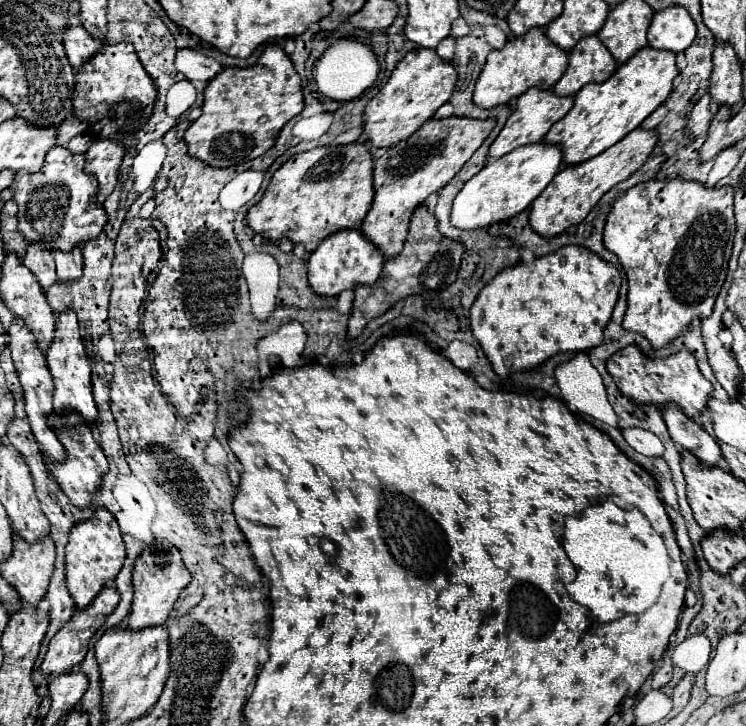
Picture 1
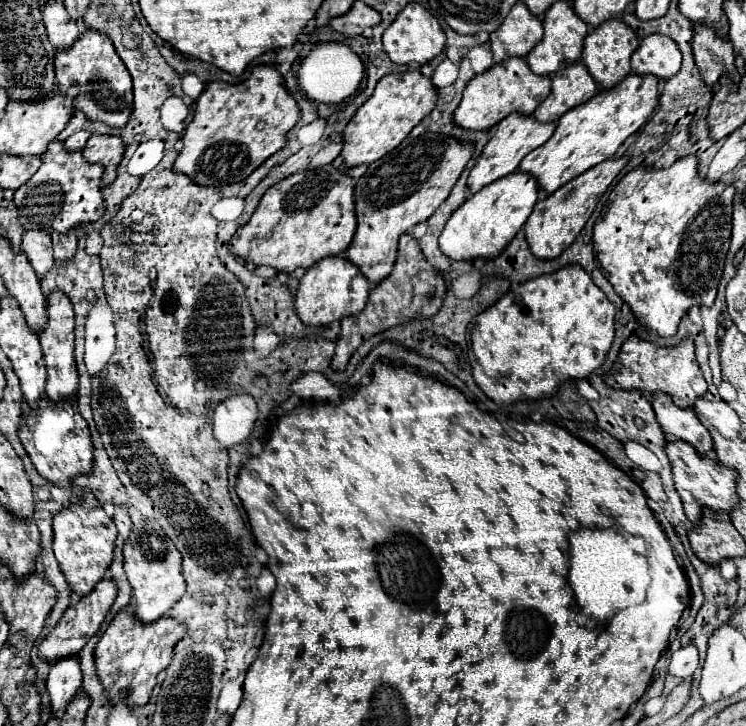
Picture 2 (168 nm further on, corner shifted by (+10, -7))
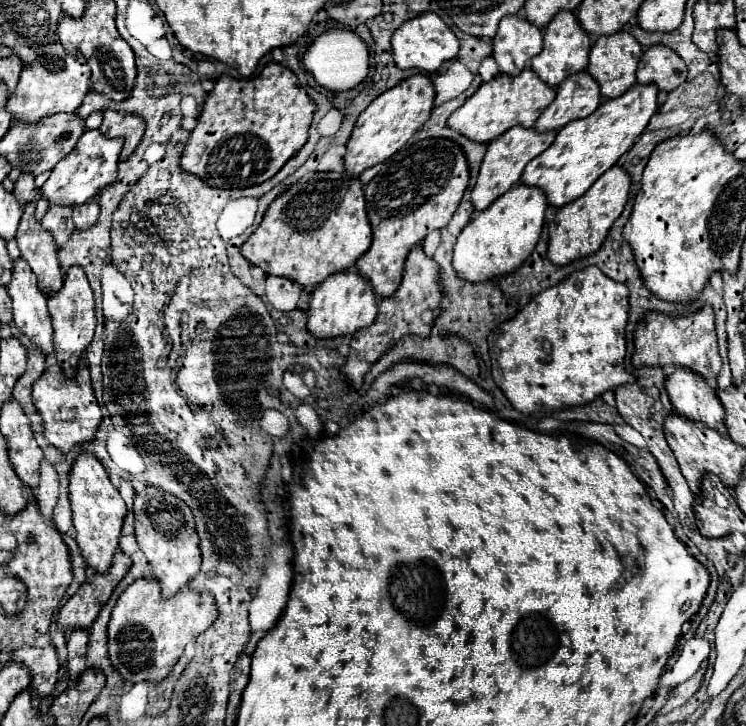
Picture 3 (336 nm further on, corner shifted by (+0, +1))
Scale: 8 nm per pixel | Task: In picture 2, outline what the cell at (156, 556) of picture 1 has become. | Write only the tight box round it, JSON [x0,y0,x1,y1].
[123,521,185,625]

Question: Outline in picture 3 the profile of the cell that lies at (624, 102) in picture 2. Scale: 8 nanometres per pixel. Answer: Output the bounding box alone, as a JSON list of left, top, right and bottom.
[521,85,657,209]

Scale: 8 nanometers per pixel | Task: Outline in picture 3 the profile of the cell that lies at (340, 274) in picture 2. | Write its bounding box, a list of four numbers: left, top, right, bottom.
[307,271,377,339]

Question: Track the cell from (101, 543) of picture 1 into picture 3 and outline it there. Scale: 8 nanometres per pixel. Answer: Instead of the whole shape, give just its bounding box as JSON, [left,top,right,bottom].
[69,451,127,573]

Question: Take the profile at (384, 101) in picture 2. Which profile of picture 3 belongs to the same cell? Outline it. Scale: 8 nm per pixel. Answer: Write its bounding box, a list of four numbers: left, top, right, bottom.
[345,75,435,177]

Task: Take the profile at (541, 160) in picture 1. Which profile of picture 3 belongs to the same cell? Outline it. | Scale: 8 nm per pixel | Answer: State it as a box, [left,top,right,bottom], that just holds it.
[453,183,547,283]

